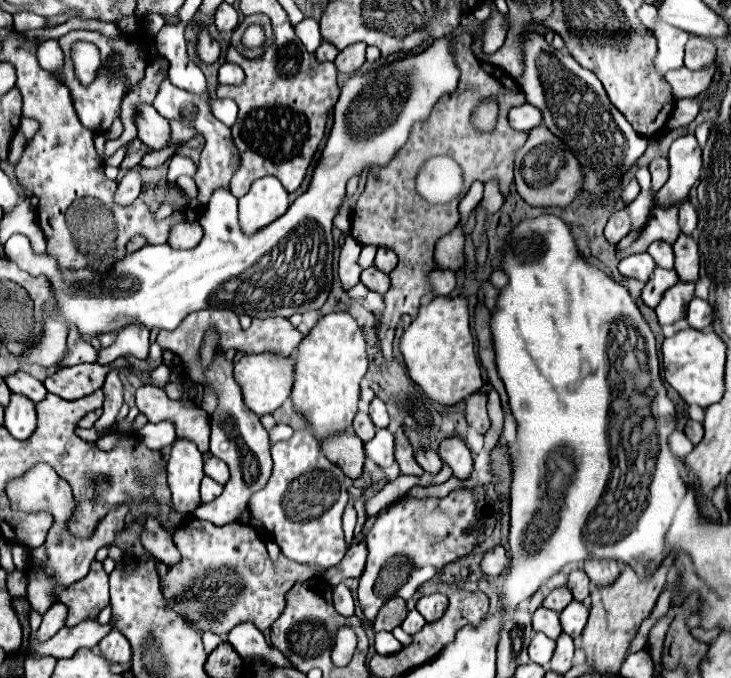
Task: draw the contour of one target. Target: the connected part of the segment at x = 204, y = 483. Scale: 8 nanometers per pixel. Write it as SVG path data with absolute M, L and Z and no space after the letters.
M205 476L205 478L201 480L201 502L211 502L211 500L215 500L221 492L223 492L223 486L217 484L215 480L211 480L209 476Z

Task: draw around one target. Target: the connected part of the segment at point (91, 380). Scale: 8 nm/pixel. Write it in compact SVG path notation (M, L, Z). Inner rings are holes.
M119 358L111 364L79 364L79 366L65 366L65 368L59 368L59 372L51 374L47 380L45 380L45 388L51 392L51 394L57 394L61 396L63 400L77 400L77 398L83 398L83 396L89 396L93 394L95 390L99 390L103 386L103 380L105 376L113 370L113 368L127 368L129 372L137 374L139 380L143 384L151 384L153 380L149 378L147 372L131 366L125 358Z

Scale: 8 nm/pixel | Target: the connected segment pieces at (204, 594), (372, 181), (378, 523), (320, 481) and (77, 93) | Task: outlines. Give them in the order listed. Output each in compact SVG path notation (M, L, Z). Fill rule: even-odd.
M189 518L177 528L173 542L181 554L181 560L167 568L167 574L161 578L161 592L167 608L183 616L195 630L211 630L227 640L229 630L241 622L251 622L259 630L267 630L279 618L285 604L285 594L281 594L281 568L275 568L265 544L259 540L257 532L251 526L241 522L215 526L205 520Z
M461 32L461 34L455 34L455 38L451 40L455 64L461 72L457 90L451 96L443 96L439 104L433 106L431 116L425 122L413 124L407 144L391 158L387 166L373 166L369 170L365 190L359 196L351 212L351 236L359 244L389 248L399 256L397 268L389 274L391 288L383 296L385 308L377 322L377 338L381 342L381 352L387 362L393 360L391 342L393 342L393 334L395 334L395 326L399 318L403 314L417 316L421 296L431 292L431 286L427 284L427 272L437 268L433 260L433 250L435 250L437 240L459 224L457 206L463 194L469 190L469 186L475 180L481 180L481 182L497 180L503 196L507 196L509 186L513 182L513 158L527 140L525 132L513 130L507 122L507 114L511 106L525 104L525 94L519 90L517 82L511 76L507 76L507 72L487 62L481 62L473 56L471 38L473 38L471 34ZM483 96L497 96L499 100L499 120L493 132L477 132L471 126L471 112L475 110L475 106L479 104ZM439 154L451 156L455 162L459 162L459 166L463 168L465 186L463 186L461 196L453 198L451 202L429 204L417 194L415 176L419 168L425 164L425 160L429 160L431 156L439 156Z
M453 490L445 498L407 498L401 502L395 502L379 512L379 518L375 520L373 528L369 530L365 544L369 548L369 558L365 564L365 570L359 578L359 606L369 622L375 620L379 608L387 602L385 598L401 596L403 600L409 600L415 590L431 580L445 564L455 562L457 558L469 554L473 546L477 544L477 518L475 518L475 498L469 490Z
M297 430L289 440L281 440L271 446L271 458L273 458L273 474L269 482L265 484L263 490L255 492L249 498L249 514L251 518L259 520L263 528L273 536L273 540L279 544L281 552L295 560L295 562L305 562L311 566L321 566L321 568L331 568L341 562L341 558L347 552L347 542L343 536L341 528L341 518L345 512L345 506L349 502L347 494L347 484L345 484L345 474L341 468L331 464L319 450L319 442L311 434L311 430Z
M143 24L141 28L137 30L137 36L135 34L121 34L117 36L115 40L103 36L101 32L93 32L93 30L73 30L65 36L59 38L59 44L65 52L65 64L63 64L63 70L61 74L55 74L57 78L61 78L65 82L65 86L69 88L71 92L71 98L73 98L73 106L75 106L75 112L81 120L81 124L85 128L89 128L91 132L107 132L111 122L121 114L121 102L123 98L127 96L127 92L131 92L143 78L145 74L145 66L149 64L149 56L139 56L141 50L143 50L143 40L145 40L145 50L153 44L153 38L145 32ZM139 36L139 38L137 38ZM75 42L91 42L99 48L101 52L101 68L95 76L95 80L89 84L89 86L83 86L77 76L73 74L73 60L71 60L71 46Z

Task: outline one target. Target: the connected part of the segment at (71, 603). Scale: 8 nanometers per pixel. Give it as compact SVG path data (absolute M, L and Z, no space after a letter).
M93 560L89 576L67 588L57 586L55 598L67 606L67 626L97 618L97 614L109 604L109 576L103 570L103 564Z

